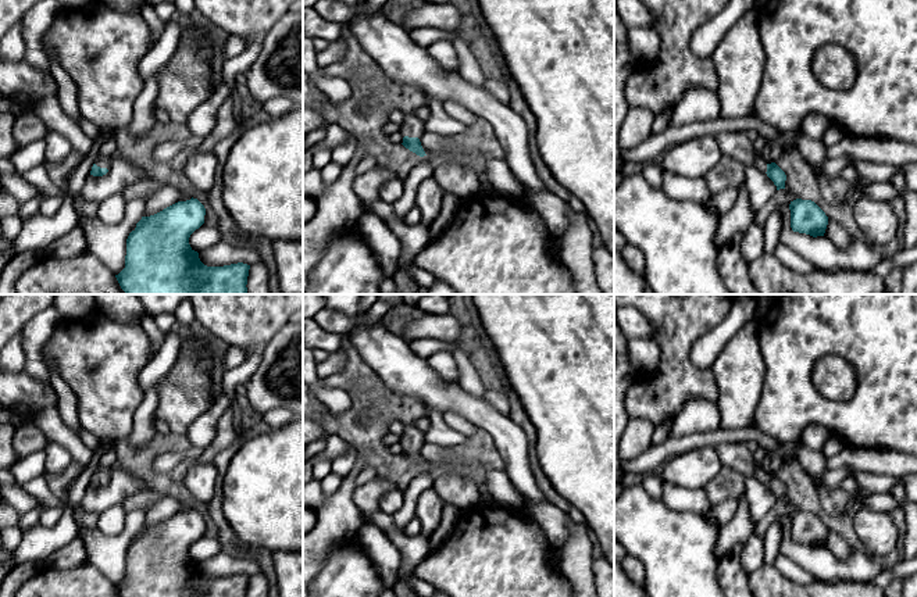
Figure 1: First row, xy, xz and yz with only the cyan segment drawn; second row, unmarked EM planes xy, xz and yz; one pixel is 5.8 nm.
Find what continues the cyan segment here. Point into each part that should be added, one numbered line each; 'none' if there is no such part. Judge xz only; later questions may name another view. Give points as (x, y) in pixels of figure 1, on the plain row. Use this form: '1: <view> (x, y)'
1: xz (413, 438)

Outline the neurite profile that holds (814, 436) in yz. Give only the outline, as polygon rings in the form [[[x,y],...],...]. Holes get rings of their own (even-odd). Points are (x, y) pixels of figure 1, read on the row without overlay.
[[[813,423],[804,428],[800,435],[800,442],[813,451],[821,451],[825,442],[829,439],[829,432],[820,423]]]

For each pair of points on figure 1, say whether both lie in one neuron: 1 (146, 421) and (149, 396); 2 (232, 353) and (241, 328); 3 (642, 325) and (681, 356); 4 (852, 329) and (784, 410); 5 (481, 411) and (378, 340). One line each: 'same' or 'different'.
1: same
2: different
3: different
4: same
5: same

